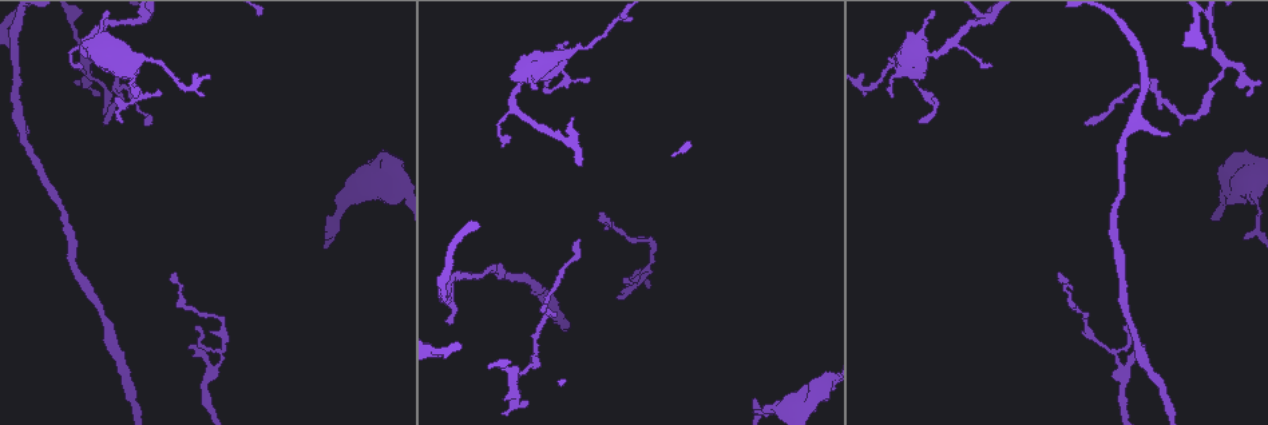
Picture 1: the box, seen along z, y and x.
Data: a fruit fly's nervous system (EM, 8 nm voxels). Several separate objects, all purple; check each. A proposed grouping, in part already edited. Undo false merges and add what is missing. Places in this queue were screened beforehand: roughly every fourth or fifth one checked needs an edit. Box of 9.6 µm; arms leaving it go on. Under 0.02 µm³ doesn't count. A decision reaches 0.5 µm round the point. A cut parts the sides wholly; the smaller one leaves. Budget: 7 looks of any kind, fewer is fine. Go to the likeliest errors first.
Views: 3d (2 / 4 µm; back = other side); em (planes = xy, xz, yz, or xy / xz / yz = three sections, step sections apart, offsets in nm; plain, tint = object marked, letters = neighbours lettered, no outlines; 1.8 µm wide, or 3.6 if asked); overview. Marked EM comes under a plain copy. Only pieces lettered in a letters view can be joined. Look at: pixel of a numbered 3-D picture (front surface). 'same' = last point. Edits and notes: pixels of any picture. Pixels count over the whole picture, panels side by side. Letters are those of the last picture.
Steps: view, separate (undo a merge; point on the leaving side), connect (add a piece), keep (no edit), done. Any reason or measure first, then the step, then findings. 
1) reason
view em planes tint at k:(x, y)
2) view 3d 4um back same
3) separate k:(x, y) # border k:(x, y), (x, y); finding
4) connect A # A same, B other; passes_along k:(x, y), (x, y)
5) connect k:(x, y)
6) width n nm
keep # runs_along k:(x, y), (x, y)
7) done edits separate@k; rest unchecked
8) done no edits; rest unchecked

an open end
view 3d 2um back at 1:(1247, 94)

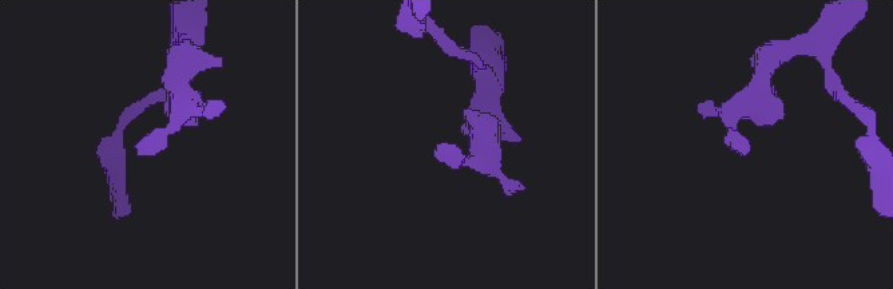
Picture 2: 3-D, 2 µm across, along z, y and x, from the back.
need the tissue
view em yz step 16 tint at 2:(139, 148)

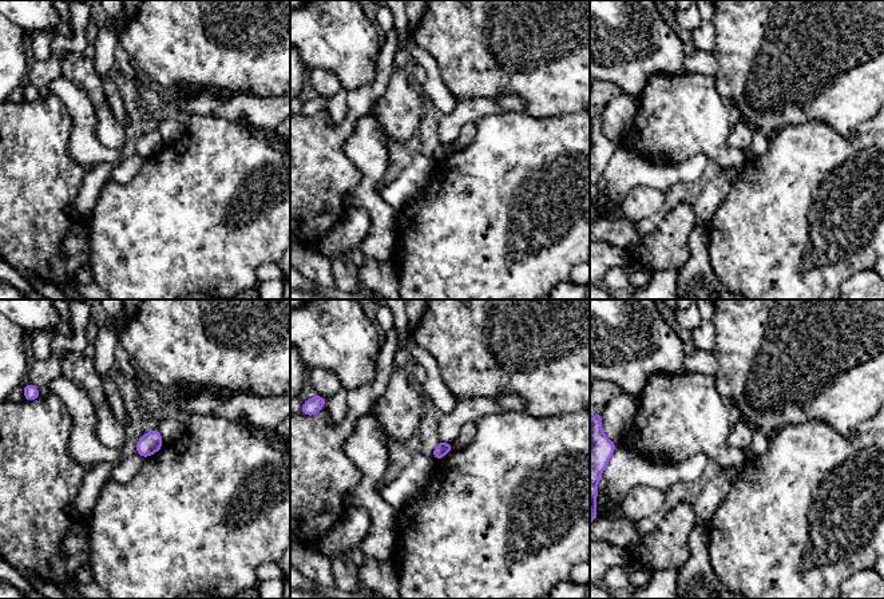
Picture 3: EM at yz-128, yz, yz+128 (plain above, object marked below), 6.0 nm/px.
cut it another way
view em planes letters same

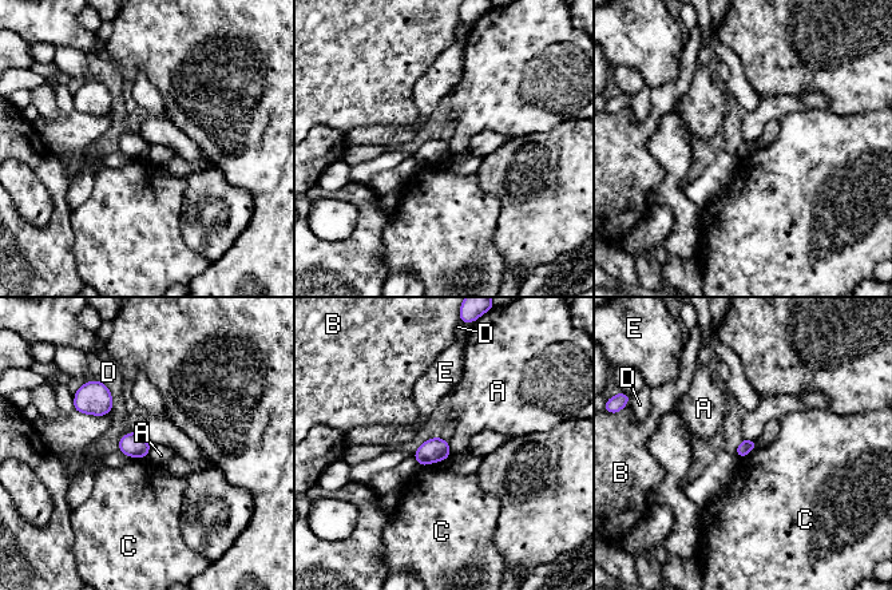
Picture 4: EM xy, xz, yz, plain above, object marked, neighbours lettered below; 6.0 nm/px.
keep # A other, B other, C other, D other, E other; border 4:(448, 443), (451, 455); none of them fits

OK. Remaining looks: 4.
tapers out
view em planes letters at 1:(444, 321)

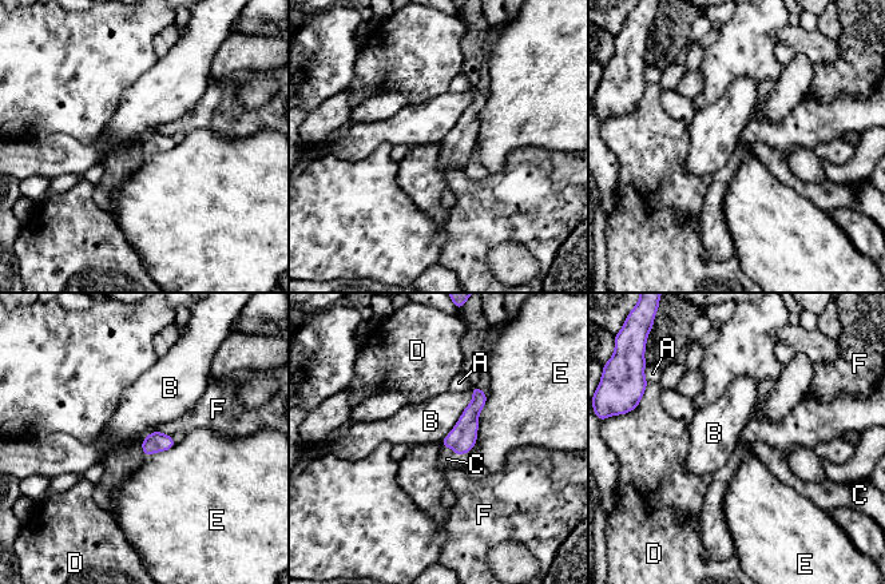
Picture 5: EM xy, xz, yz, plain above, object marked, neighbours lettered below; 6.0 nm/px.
connect C # A other, B other, C same, D other, E other, F other; passes_along 5:(461, 439), (449, 447), (447, 459); it goes on there

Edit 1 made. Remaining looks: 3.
view overview

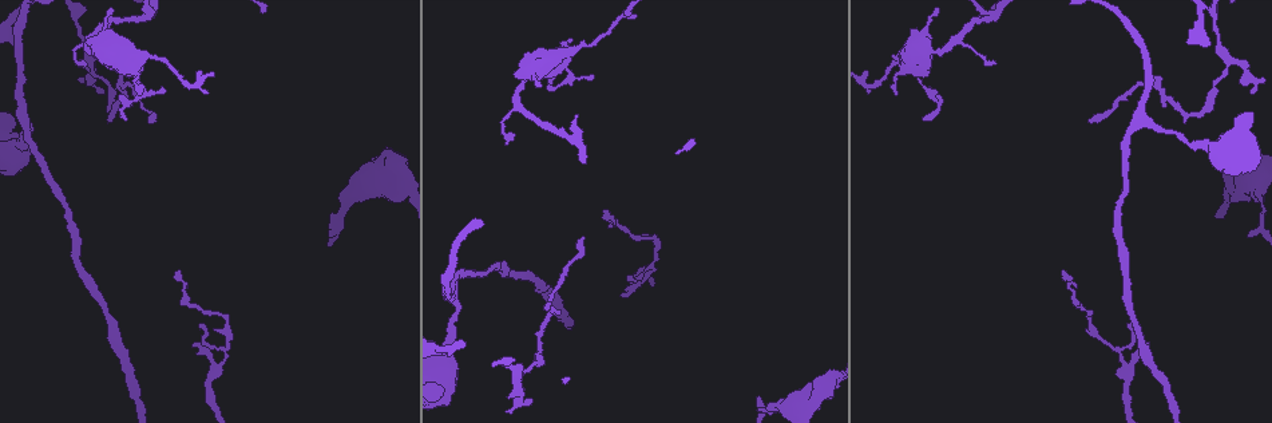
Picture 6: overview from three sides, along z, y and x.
narrows sharply
view em xz step 8 tint at 6:(1122, 373)

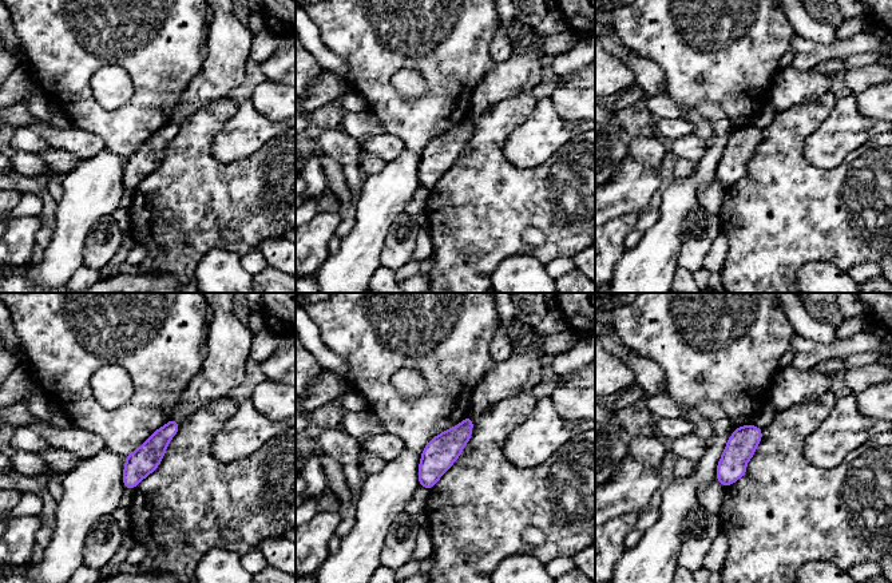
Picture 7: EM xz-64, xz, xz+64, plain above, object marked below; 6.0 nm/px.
view em planes letters same

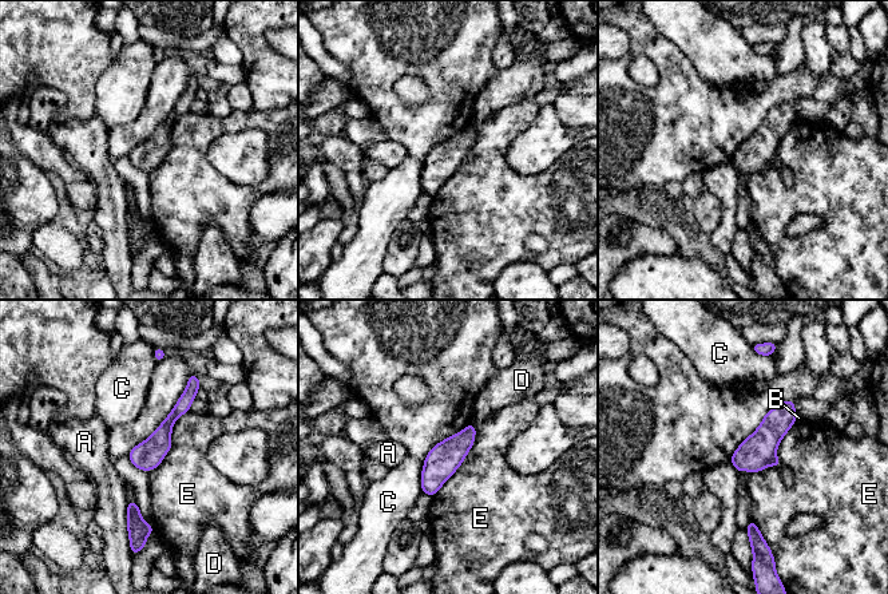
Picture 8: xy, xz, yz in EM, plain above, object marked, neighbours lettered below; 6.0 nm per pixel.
longest_contact E 500 nm
keep # A other, B other, C other, D other, E other; border 8:(476, 427), (466, 458), (432, 497); all the same neuron

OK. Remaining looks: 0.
done edits connect@5; rest unchecked

